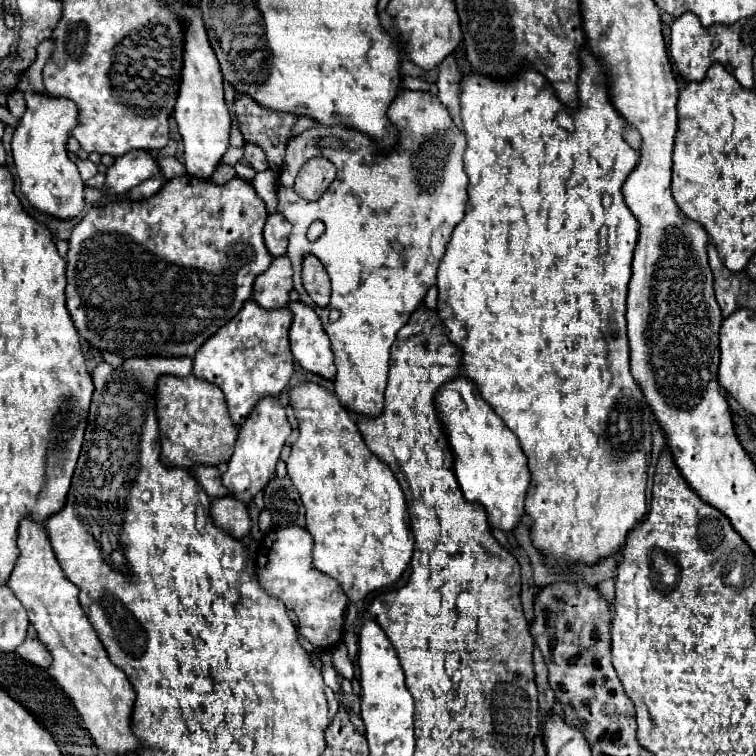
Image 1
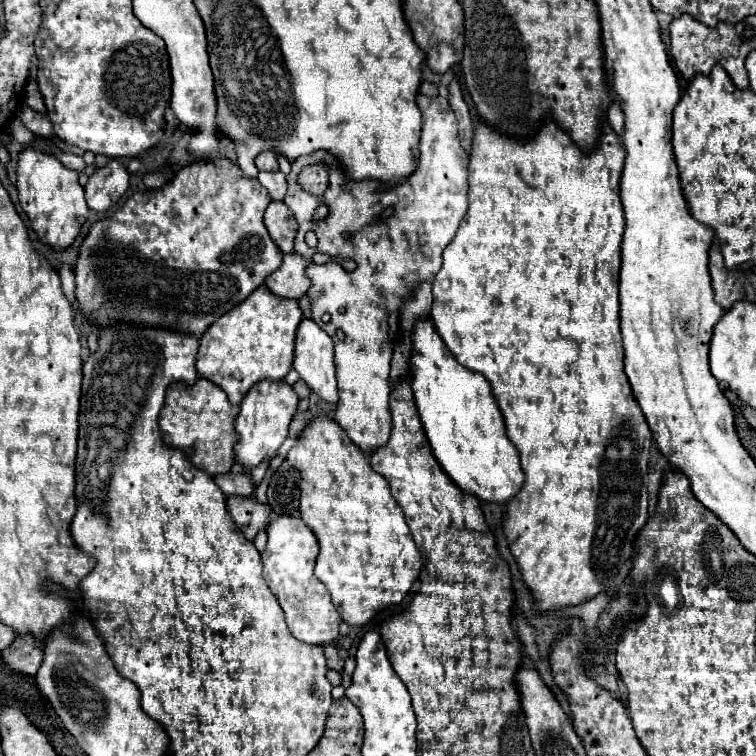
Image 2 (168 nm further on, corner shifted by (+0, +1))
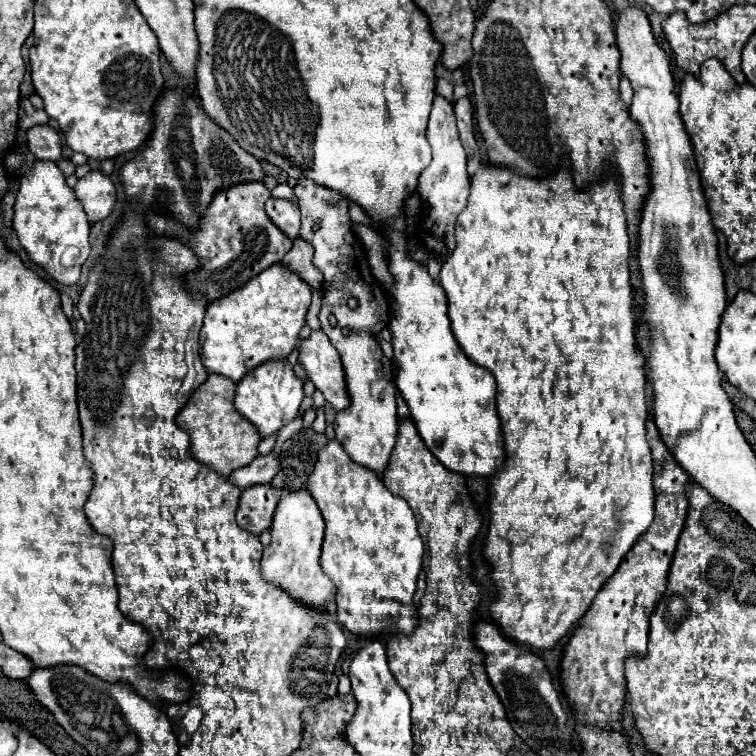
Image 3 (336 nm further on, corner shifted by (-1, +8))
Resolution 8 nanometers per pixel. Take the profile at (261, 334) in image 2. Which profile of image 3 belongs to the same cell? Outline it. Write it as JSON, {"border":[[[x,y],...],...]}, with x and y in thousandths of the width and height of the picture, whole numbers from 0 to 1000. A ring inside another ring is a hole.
{"border":[[[356,353],[356,358],[348,358],[340,364],[340,369],[332,369],[319,380],[319,385],[308,385],[303,396],[292,396],[292,401],[279,401],[271,414],[266,446],[266,480],[276,493],[295,496],[306,501],[308,507],[316,507],[332,488],[358,478],[358,475],[380,475],[380,470],[393,459],[396,454],[396,438],[403,430],[403,414],[411,403],[411,382],[403,372],[393,369],[388,358],[377,358],[377,353]]]}

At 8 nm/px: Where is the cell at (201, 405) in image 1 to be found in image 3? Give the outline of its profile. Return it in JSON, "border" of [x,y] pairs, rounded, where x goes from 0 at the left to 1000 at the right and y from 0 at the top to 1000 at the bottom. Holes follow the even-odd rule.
{"border":[[[279,493],[274,504],[261,517],[253,520],[247,536],[234,549],[234,562],[250,573],[253,602],[298,631],[306,623],[332,612],[340,604],[340,589],[345,583],[340,567],[311,544],[308,525],[311,507],[292,496]]]}

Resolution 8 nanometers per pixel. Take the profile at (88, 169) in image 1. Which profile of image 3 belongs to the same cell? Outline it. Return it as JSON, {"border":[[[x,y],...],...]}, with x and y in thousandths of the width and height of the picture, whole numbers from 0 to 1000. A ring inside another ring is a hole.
{"border":[[[46,165],[33,173],[38,200],[49,210],[78,213],[81,210],[81,184],[78,176],[65,165]]]}

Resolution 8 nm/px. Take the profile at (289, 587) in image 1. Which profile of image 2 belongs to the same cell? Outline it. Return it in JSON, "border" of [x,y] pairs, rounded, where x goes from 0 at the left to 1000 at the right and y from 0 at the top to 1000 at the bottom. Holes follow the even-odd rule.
{"border":[[[368,683],[357,690],[352,706],[354,722],[347,730],[347,762],[360,786],[368,791],[384,836],[389,844],[405,852],[439,852],[447,844],[447,828],[452,817],[437,794],[434,778],[415,762],[415,743],[421,735],[421,714],[415,704],[394,683]]]}

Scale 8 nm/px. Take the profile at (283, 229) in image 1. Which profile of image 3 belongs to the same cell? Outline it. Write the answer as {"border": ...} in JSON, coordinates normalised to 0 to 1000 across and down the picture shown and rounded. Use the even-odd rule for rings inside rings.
{"border":[[[356,263],[351,269],[351,279],[356,290],[382,313],[393,316],[396,313],[396,279],[388,274],[385,266],[372,266],[372,263]]]}

